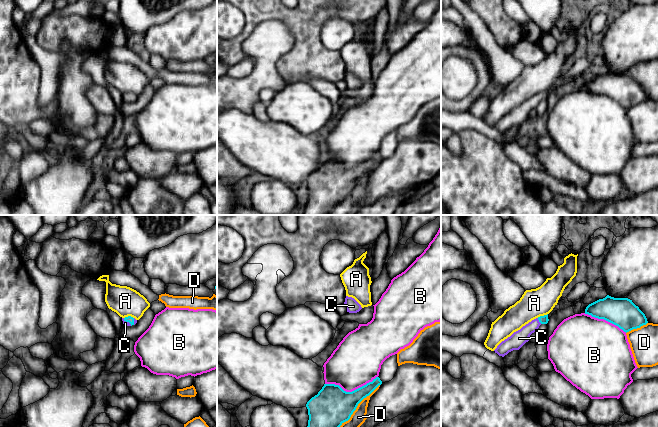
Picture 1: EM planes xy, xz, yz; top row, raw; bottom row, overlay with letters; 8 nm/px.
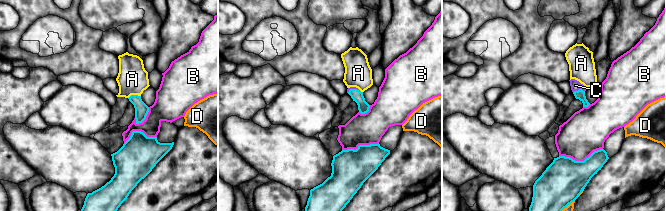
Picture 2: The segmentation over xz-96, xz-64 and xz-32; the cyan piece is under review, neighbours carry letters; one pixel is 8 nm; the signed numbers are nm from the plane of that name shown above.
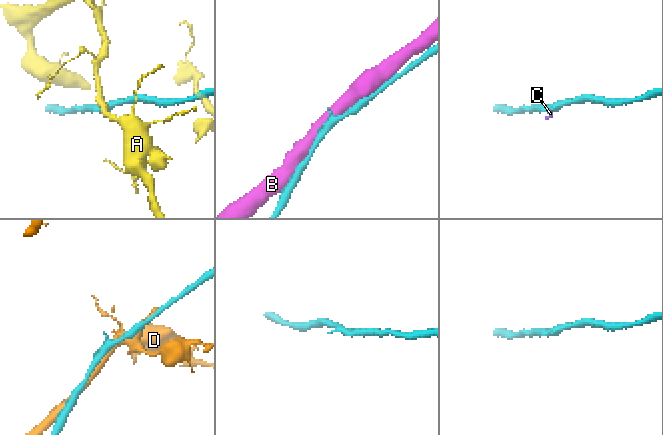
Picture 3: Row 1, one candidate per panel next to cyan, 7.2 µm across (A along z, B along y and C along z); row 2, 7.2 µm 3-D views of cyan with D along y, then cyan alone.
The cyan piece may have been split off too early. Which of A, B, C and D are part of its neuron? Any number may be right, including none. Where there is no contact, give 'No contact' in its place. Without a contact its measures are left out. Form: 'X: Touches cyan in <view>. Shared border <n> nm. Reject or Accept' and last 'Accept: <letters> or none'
A: Touches cyan in yz. Shared border 90 nm. Reject
B: Touches cyan in xz. Shared border 420 nm. Reject
C: Touches cyan in yz. Shared border 60 nm. Accept
D: Touches cyan in xz. Shared border 480 nm. Reject
Accept: C

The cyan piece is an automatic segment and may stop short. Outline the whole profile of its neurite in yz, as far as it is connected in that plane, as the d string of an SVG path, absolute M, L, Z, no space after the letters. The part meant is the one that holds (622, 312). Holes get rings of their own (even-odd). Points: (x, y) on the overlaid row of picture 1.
M607 295L589 304L585 314L604 319L629 332L648 323L645 314L628 298L614 298Z

